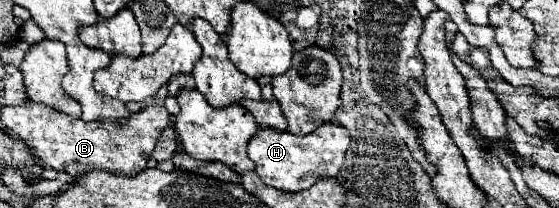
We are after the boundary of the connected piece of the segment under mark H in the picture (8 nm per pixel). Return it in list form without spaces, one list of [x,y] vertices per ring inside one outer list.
[[[322,122],[312,134],[292,134],[272,128],[260,128],[254,138],[248,142],[248,158],[256,164],[258,176],[278,190],[306,190],[312,186],[312,182],[324,178],[324,176],[336,176],[344,154],[350,146],[350,132],[344,126],[338,126],[334,122]]]

